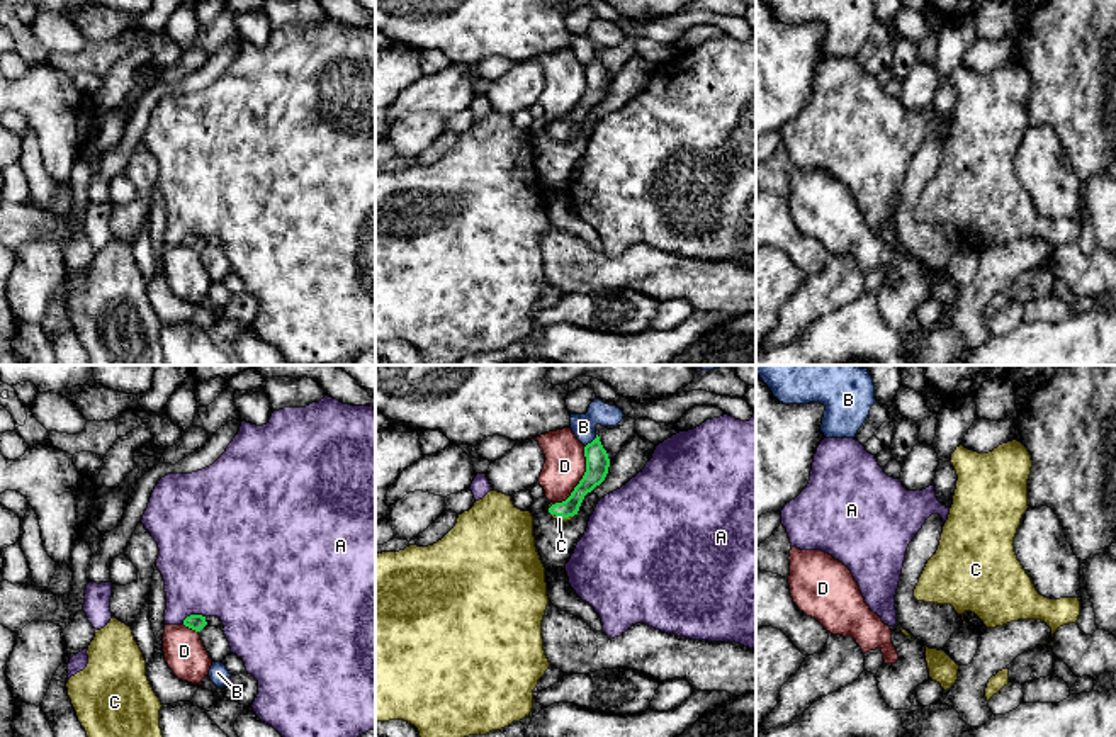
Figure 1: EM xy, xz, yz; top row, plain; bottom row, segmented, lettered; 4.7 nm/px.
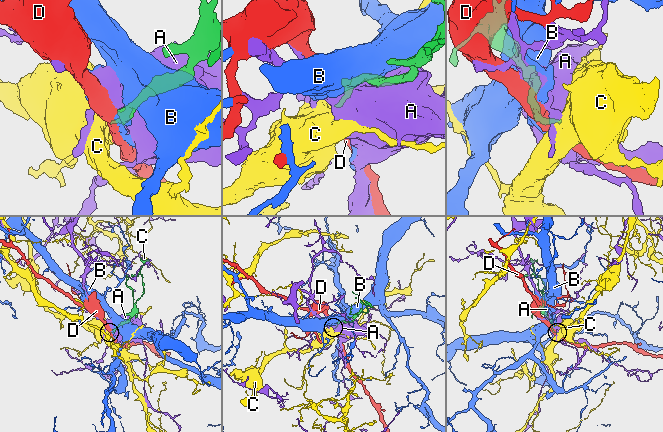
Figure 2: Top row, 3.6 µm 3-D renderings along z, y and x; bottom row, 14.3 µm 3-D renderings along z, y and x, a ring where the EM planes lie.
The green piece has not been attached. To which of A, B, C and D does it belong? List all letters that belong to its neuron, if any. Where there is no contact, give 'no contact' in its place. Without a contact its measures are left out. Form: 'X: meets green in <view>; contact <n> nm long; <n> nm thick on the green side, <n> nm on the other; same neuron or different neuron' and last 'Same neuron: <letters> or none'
A: meets green in xy; contact 120 nm long; 80 nm thick on the green side, 480 nm on the other; different neuron
B: meets green in xz; contact 90 nm long; 110 nm thick on the green side, 110 nm on the other; different neuron
C: meets green in xz; contact 110 nm long; 100 nm thick on the green side, 30 nm on the other; same neuron
D: meets green in xz; contact 300 nm long; 110 nm thick on the green side, 190 nm on the other; different neuron
Same neuron: C

